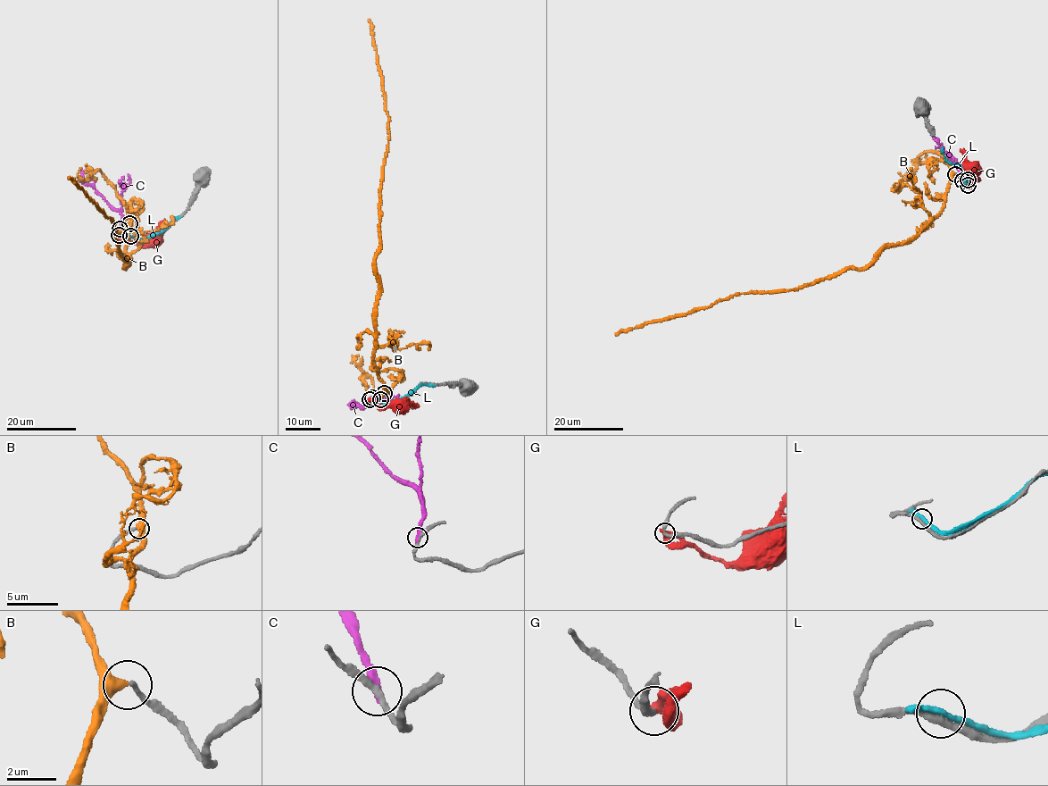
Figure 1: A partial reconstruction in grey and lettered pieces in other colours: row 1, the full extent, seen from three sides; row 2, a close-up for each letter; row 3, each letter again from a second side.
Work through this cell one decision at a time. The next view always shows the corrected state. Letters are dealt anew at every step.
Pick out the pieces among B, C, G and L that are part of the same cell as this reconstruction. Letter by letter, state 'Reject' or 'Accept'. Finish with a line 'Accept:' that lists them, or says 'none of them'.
B: Accept
C: Reject
G: Reject
L: Reject
Accept: B

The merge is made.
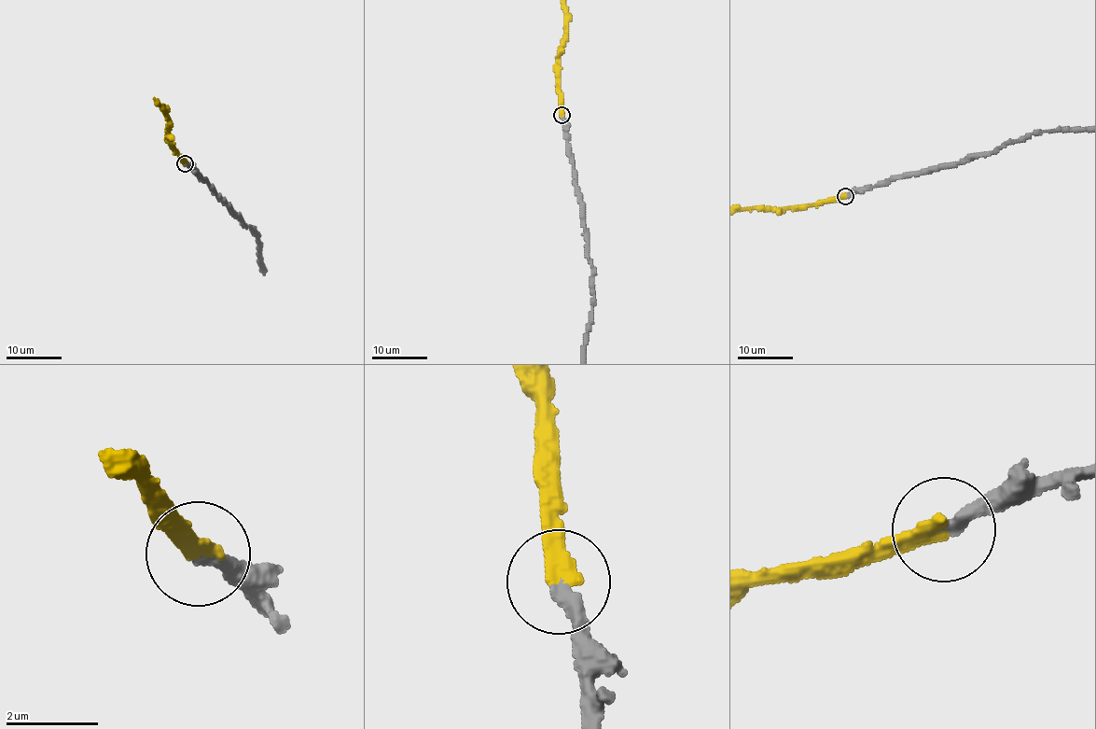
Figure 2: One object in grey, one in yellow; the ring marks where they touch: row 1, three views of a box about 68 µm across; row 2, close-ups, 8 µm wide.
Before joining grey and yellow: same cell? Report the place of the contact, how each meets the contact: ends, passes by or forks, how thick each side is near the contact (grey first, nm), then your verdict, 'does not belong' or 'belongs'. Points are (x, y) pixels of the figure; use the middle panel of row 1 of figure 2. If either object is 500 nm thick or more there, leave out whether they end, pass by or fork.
(561, 115) | grey ends | yellow ends | 320/360 nm | belongs

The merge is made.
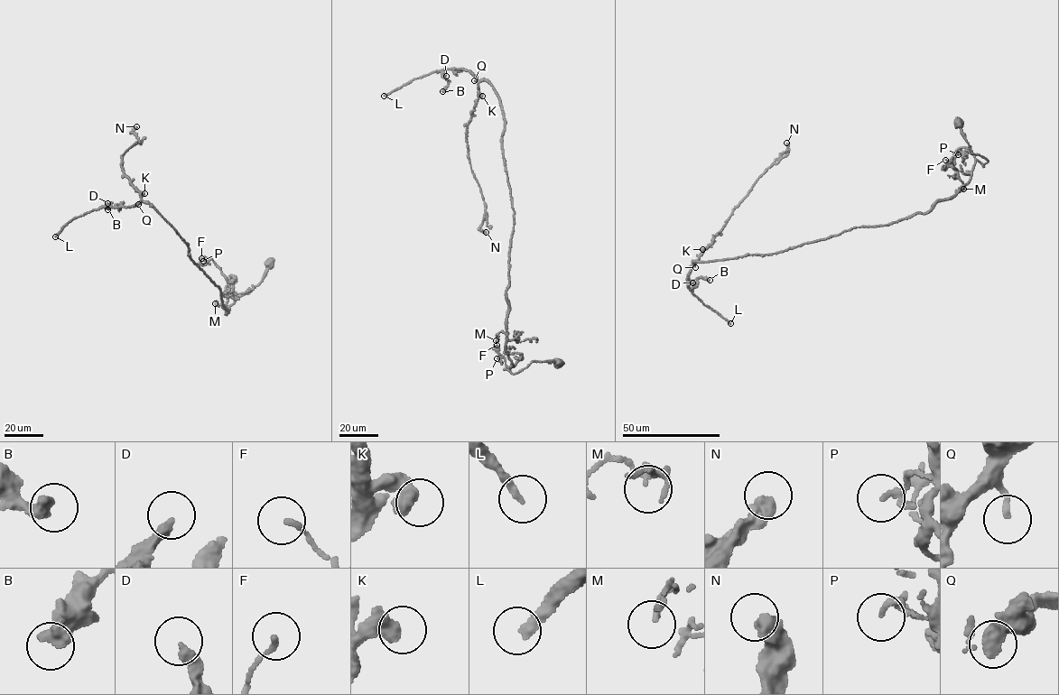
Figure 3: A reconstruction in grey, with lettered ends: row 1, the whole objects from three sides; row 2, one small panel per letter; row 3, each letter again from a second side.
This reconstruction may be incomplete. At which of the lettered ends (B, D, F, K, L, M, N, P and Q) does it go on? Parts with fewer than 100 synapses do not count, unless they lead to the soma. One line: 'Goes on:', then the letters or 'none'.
Goes on: L

